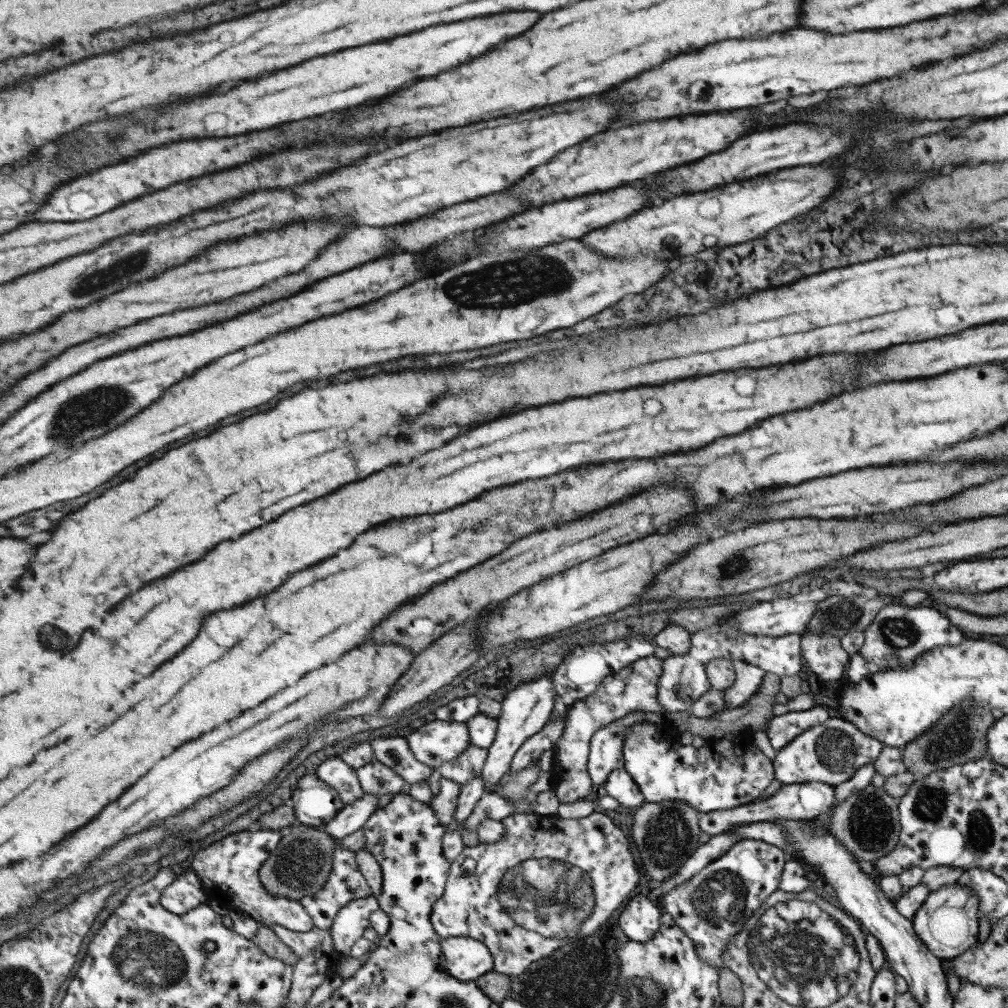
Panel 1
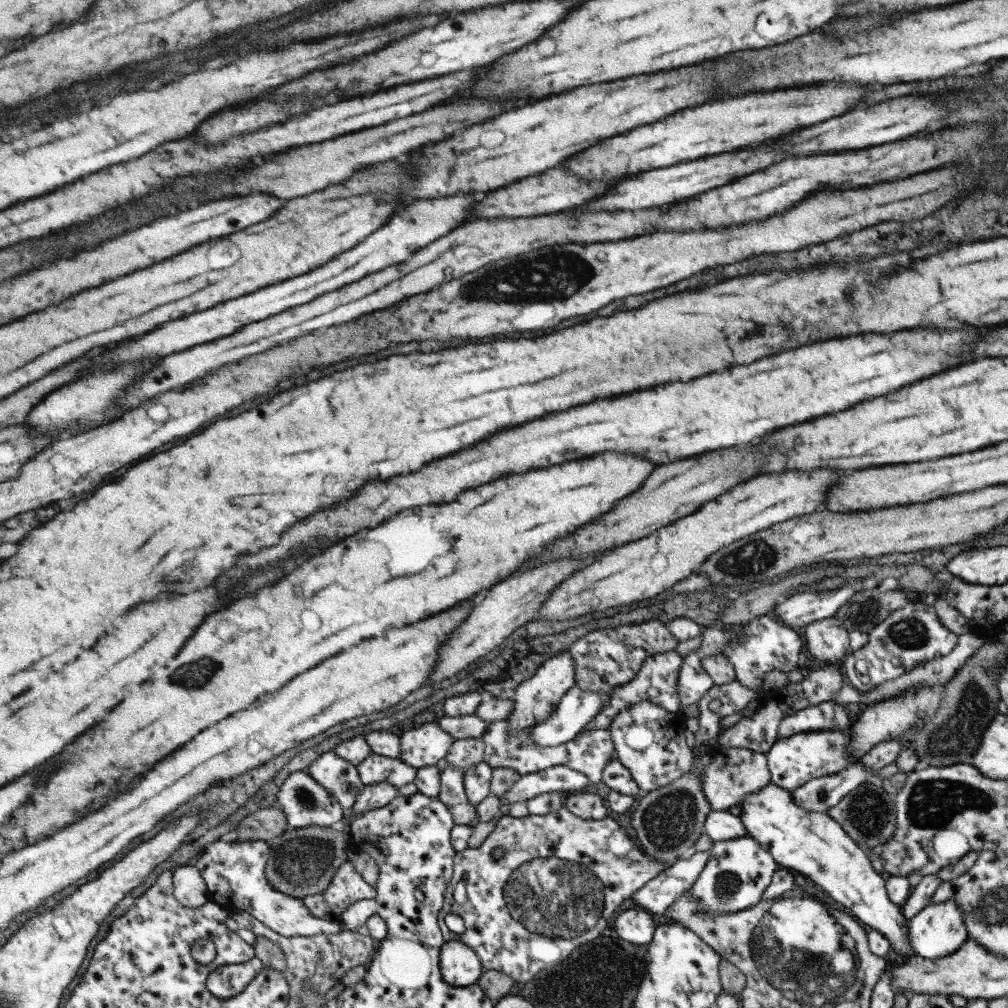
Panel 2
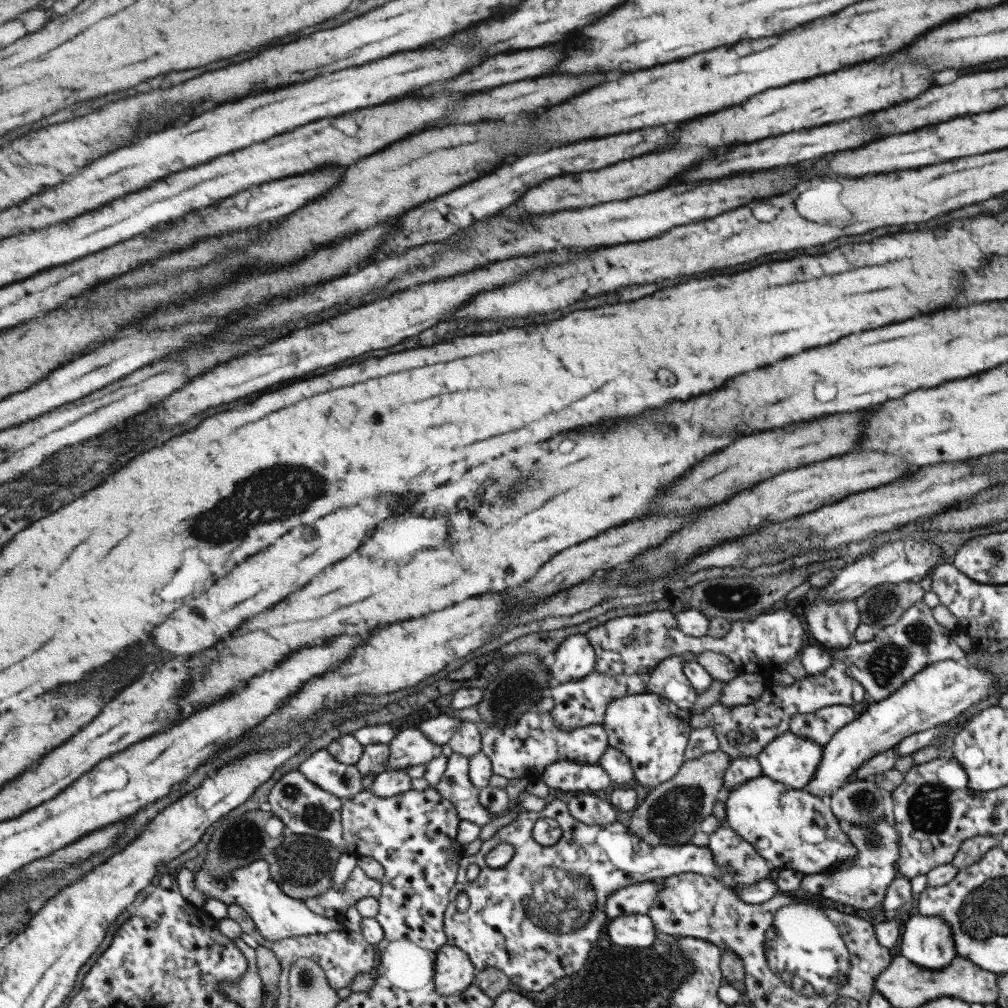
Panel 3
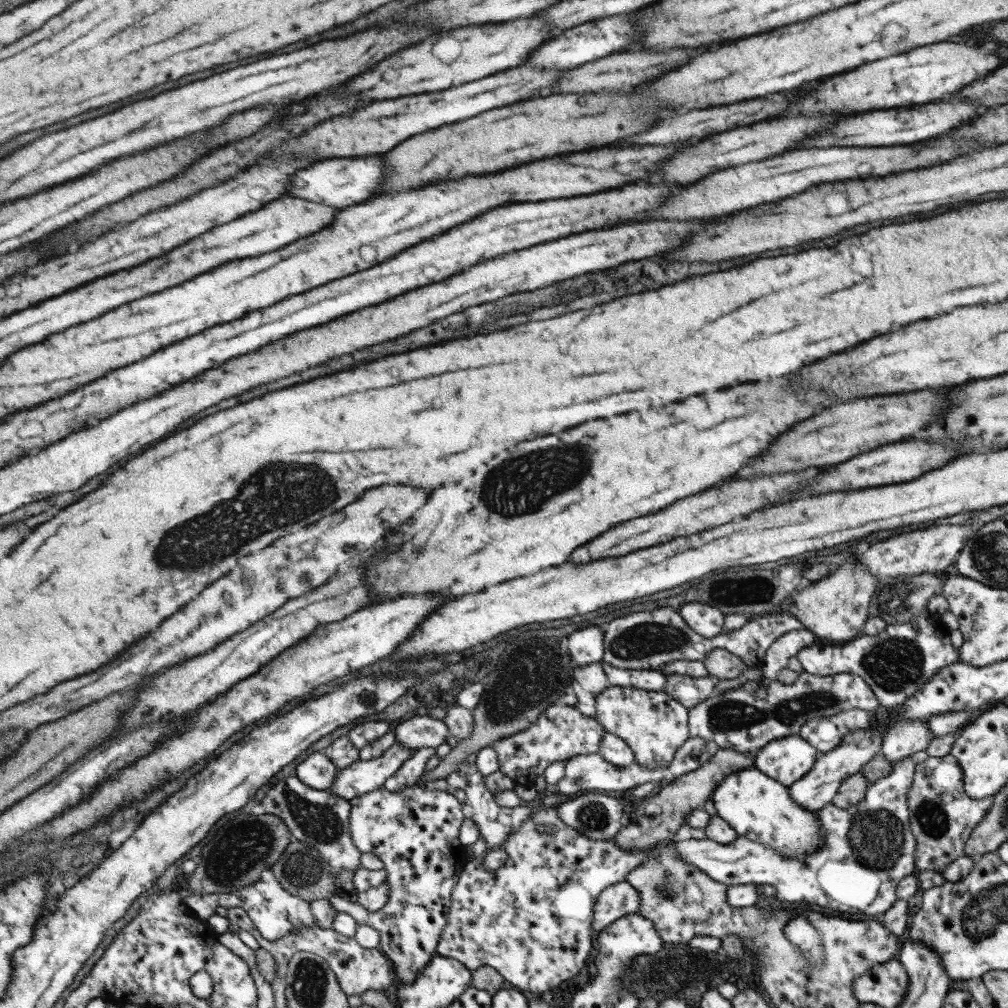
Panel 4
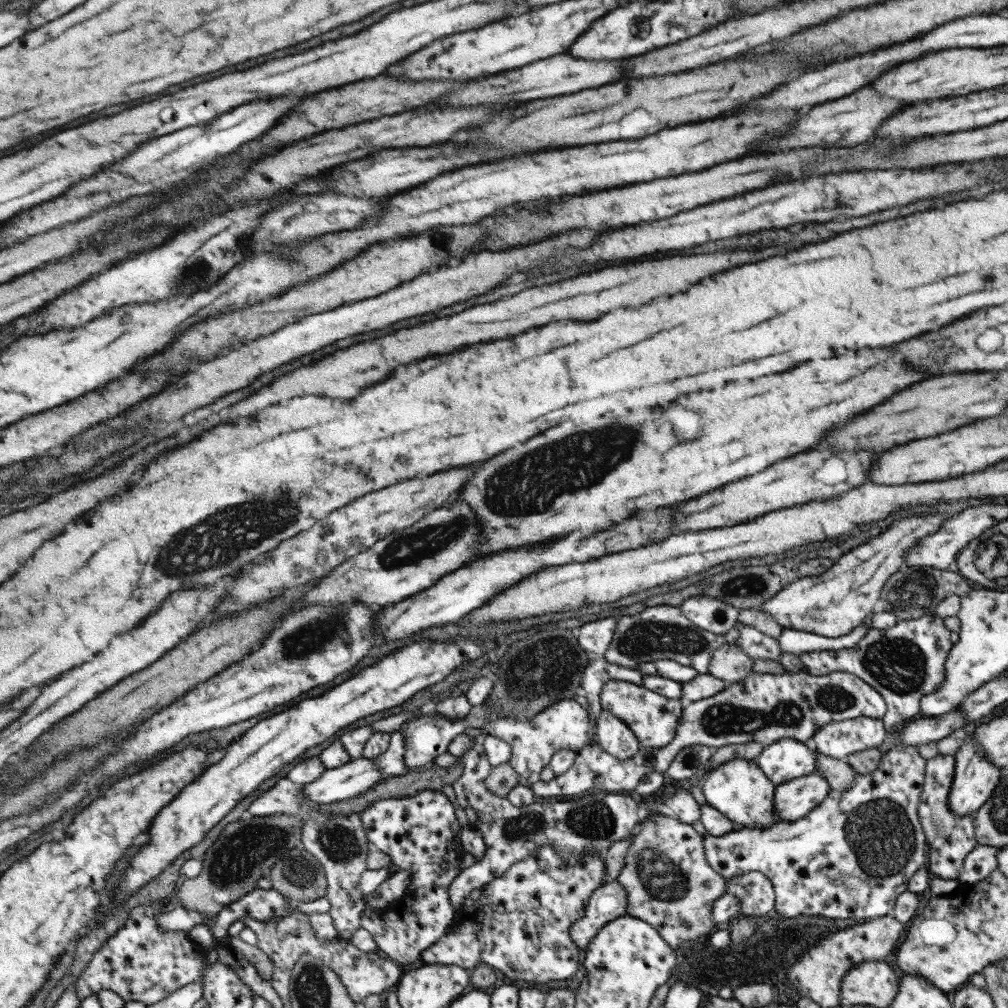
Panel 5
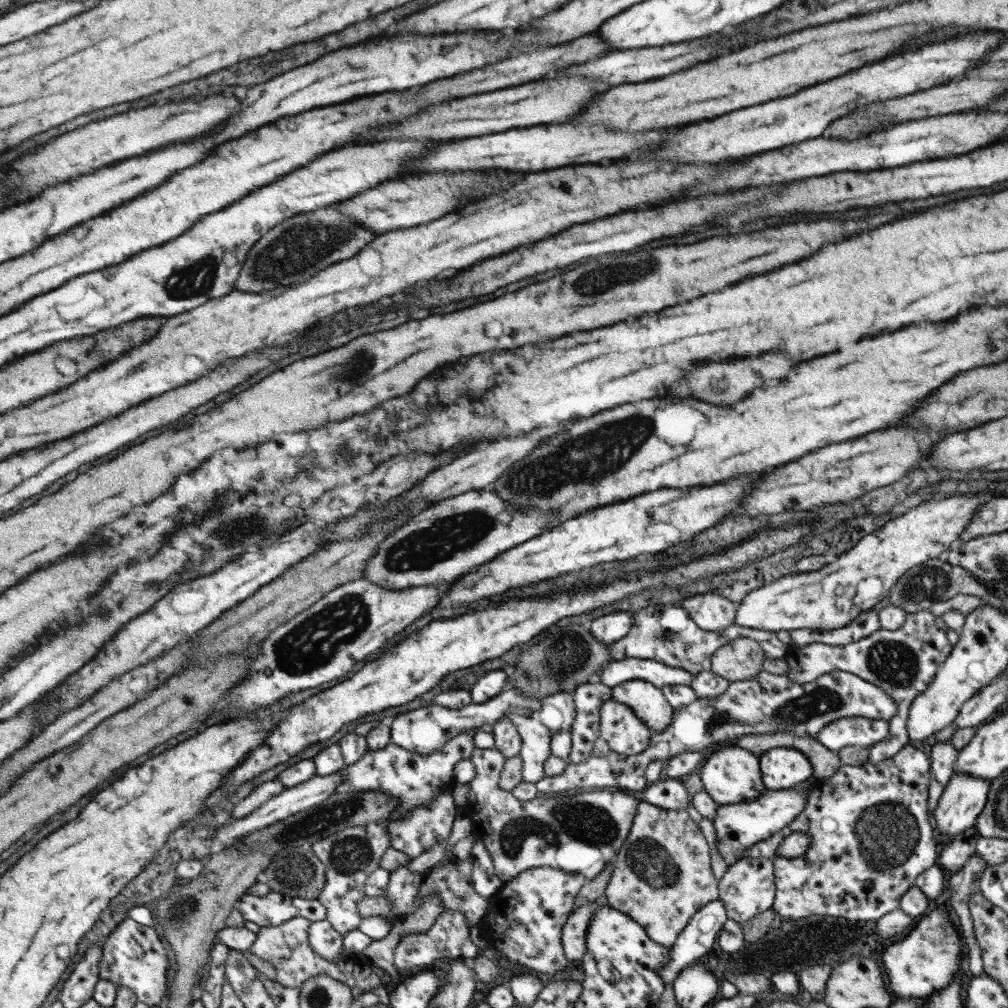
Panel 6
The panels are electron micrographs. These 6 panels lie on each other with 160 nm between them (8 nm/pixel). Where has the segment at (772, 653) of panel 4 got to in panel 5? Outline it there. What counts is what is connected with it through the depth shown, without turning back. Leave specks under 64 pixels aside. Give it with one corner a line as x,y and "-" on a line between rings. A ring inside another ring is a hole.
866,621
852,628
851,632
835,638
819,636
800,630
782,629
777,640
780,654
782,659
784,659
787,655
798,656
804,652
851,648
865,636
868,628
869,624

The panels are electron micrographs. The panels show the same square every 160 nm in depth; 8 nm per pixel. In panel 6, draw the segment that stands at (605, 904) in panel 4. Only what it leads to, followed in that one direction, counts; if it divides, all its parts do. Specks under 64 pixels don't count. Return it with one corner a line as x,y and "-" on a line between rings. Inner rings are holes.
601,897
589,904
577,907
563,923
560,941
565,958
569,962
583,956
587,925
592,914
600,907
598,901
607,903
605,897

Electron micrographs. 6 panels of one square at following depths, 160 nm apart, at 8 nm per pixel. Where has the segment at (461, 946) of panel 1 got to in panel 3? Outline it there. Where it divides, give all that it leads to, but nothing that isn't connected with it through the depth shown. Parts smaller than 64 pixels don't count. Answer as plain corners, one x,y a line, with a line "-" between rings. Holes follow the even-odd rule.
443,945
434,963
434,989
443,996
463,992
472,984
477,968
459,947

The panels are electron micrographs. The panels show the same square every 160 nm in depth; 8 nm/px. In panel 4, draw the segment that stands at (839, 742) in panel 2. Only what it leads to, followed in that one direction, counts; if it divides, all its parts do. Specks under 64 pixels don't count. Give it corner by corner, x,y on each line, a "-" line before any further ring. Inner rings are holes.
798,735
771,740
760,748
752,766
769,779
789,787
801,779
816,762
819,753

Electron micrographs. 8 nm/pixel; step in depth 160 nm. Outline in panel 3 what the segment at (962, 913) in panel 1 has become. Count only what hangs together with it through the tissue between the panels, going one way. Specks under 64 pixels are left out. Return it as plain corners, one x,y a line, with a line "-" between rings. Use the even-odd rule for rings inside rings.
911,915
902,925
899,954
929,971
938,971
956,957
951,929
940,916

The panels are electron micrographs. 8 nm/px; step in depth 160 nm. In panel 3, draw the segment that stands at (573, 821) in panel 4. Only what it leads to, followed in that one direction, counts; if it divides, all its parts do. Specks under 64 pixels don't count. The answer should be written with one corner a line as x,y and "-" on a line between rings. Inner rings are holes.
591,794
576,795
568,801
567,809
572,817
587,826
615,823
616,810

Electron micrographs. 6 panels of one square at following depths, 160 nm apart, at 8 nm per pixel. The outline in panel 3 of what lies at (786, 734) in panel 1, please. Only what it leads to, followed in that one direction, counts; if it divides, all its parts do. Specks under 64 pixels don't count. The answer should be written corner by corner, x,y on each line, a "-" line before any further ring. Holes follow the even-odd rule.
834,704
815,712
793,715
789,720
788,732
825,747
831,736
854,718
855,712
851,706

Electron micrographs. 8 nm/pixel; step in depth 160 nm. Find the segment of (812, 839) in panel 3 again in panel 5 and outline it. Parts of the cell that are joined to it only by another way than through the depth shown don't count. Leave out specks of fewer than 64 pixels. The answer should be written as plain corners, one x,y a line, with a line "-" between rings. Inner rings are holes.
739,758
729,760
715,769
711,769
699,786
705,797
705,804
721,813
727,820
748,829
767,829
776,822
773,812
774,784
753,761

